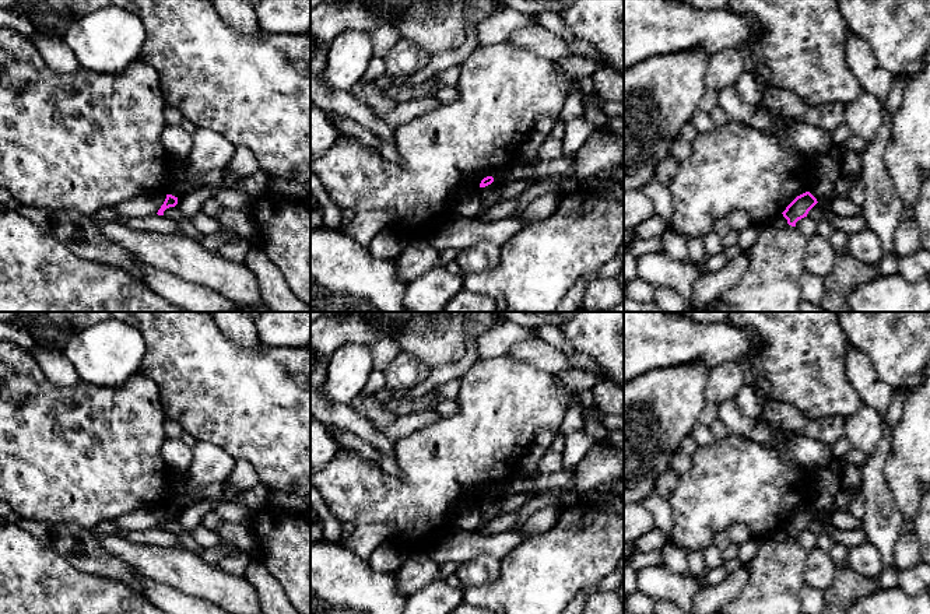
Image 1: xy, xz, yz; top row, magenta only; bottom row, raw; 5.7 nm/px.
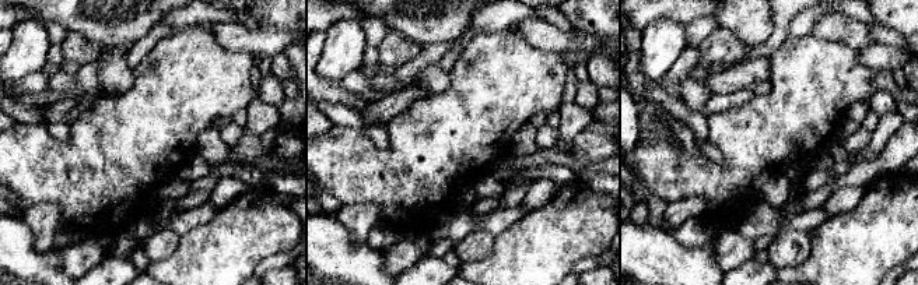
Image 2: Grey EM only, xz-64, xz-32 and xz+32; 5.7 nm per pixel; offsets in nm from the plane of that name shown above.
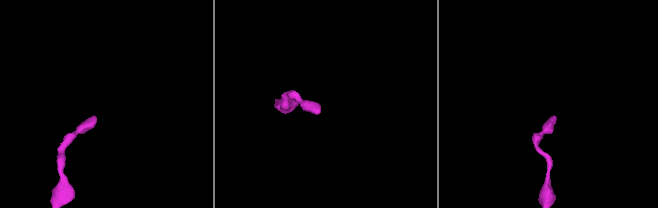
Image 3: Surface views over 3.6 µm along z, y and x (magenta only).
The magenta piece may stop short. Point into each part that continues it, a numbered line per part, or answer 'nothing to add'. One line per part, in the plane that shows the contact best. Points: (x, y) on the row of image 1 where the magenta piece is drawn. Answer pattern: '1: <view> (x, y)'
nothing to add

